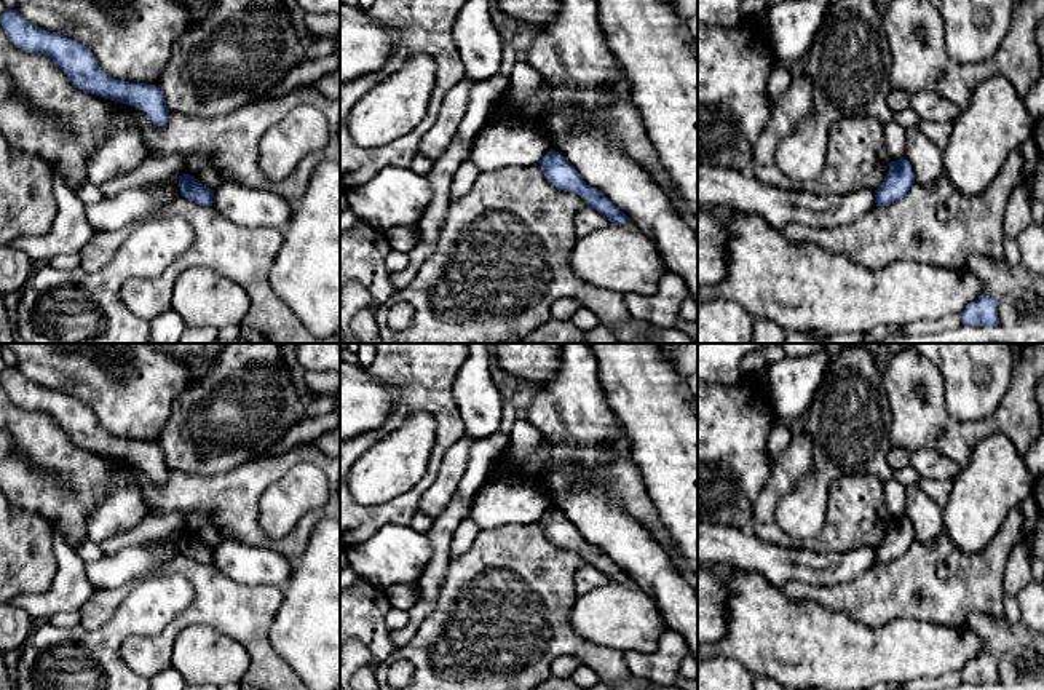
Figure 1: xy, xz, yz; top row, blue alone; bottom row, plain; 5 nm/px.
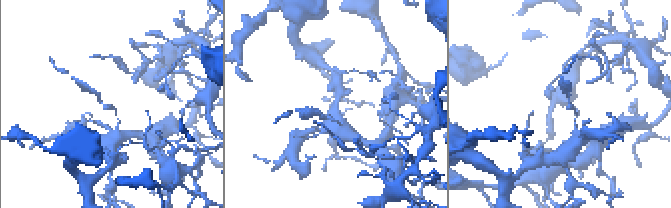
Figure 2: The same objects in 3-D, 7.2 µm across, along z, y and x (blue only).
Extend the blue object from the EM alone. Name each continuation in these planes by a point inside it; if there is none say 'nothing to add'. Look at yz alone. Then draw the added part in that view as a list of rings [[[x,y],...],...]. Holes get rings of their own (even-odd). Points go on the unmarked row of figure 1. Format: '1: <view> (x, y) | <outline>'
1: yz (894, 492) | [[[884,482],[884,516],[897,519],[904,516],[907,505],[907,487],[900,482]]]

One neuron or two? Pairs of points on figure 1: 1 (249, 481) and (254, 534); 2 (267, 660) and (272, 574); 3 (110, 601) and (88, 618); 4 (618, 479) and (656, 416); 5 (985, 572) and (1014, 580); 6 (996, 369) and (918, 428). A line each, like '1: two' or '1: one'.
1: one
2: two
3: one
4: two
5: two
6: two

